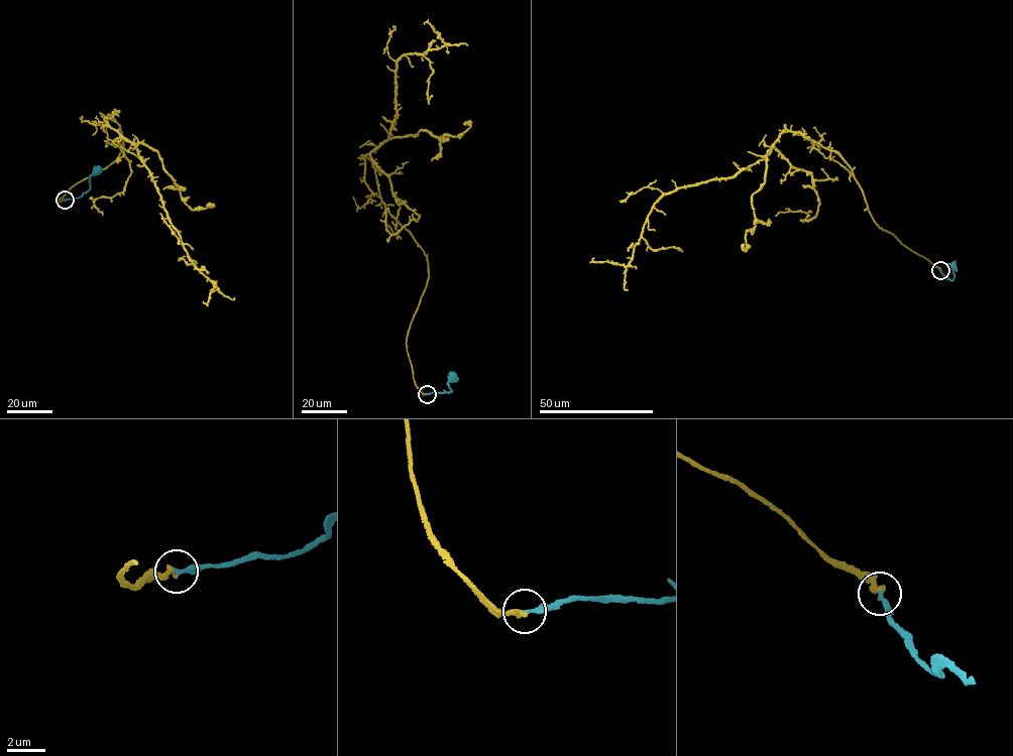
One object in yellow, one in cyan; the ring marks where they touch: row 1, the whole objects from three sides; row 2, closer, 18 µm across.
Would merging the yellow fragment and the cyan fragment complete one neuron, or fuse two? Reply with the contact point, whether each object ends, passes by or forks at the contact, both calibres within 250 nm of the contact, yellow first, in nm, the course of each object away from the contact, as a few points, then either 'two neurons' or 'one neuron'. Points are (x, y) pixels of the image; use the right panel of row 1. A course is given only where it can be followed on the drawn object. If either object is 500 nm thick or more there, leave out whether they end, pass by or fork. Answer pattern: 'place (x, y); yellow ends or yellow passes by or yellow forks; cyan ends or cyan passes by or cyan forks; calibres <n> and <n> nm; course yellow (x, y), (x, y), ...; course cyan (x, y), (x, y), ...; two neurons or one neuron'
place (940, 270); yellow ends; cyan ends; calibres 320 and 240 nm; course yellow (940, 269), (875, 222), (845, 160), (784, 125), (763, 159), (733, 176), (662, 195), (628, 265), (594, 258); course cyan (940, 269), (945, 279), (952, 279), (953, 261); one neuron

